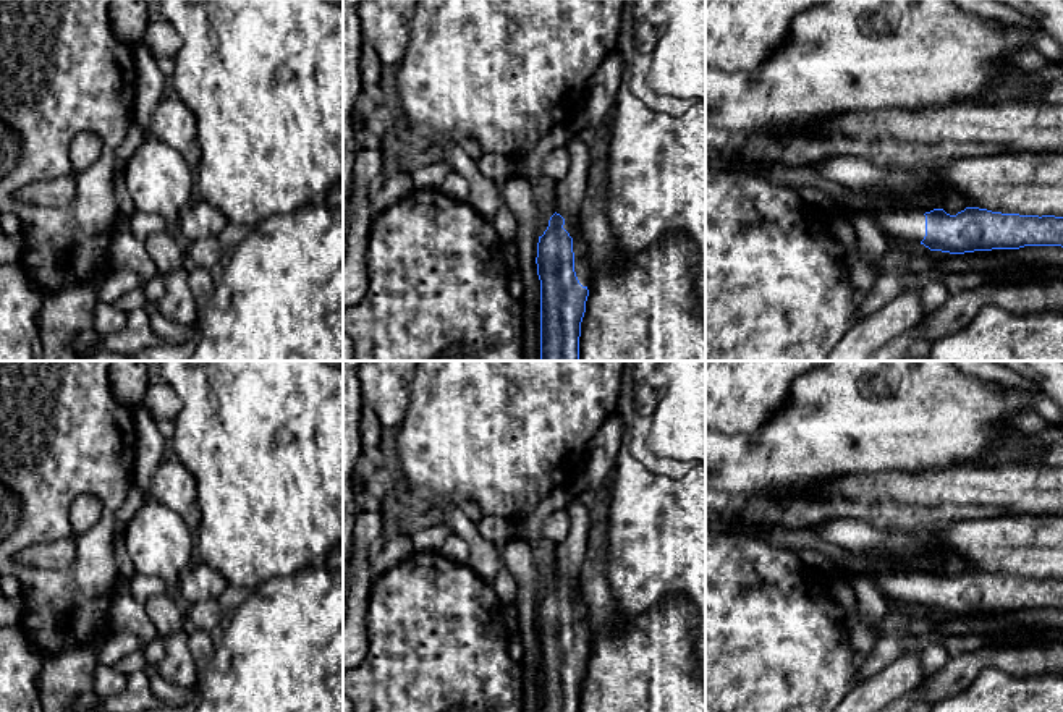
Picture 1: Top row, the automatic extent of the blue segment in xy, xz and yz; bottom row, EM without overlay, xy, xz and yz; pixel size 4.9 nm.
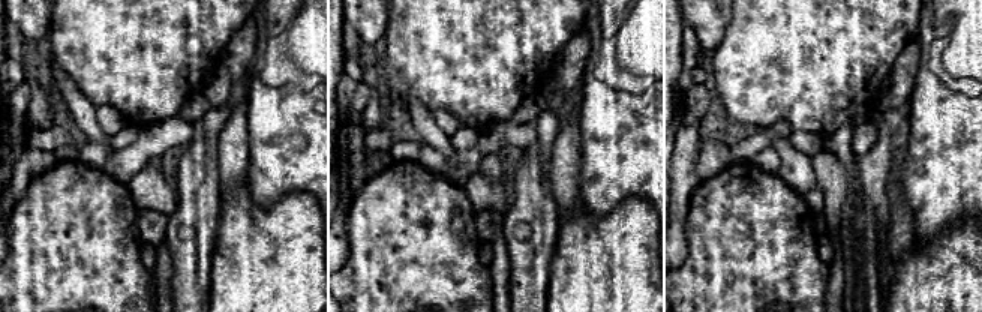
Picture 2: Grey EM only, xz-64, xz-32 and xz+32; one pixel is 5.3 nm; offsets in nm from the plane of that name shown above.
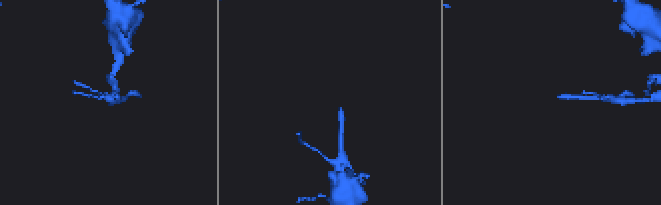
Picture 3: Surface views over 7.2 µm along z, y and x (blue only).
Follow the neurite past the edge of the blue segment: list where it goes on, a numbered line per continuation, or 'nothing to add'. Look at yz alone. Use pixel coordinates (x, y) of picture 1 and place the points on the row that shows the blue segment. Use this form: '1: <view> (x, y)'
1: yz (898, 220)

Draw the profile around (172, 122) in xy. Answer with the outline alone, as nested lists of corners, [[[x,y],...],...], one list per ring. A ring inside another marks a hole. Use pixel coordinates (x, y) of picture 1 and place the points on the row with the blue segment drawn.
[[[168,92],[150,115],[149,136],[191,155],[197,142],[196,117],[183,100]]]

